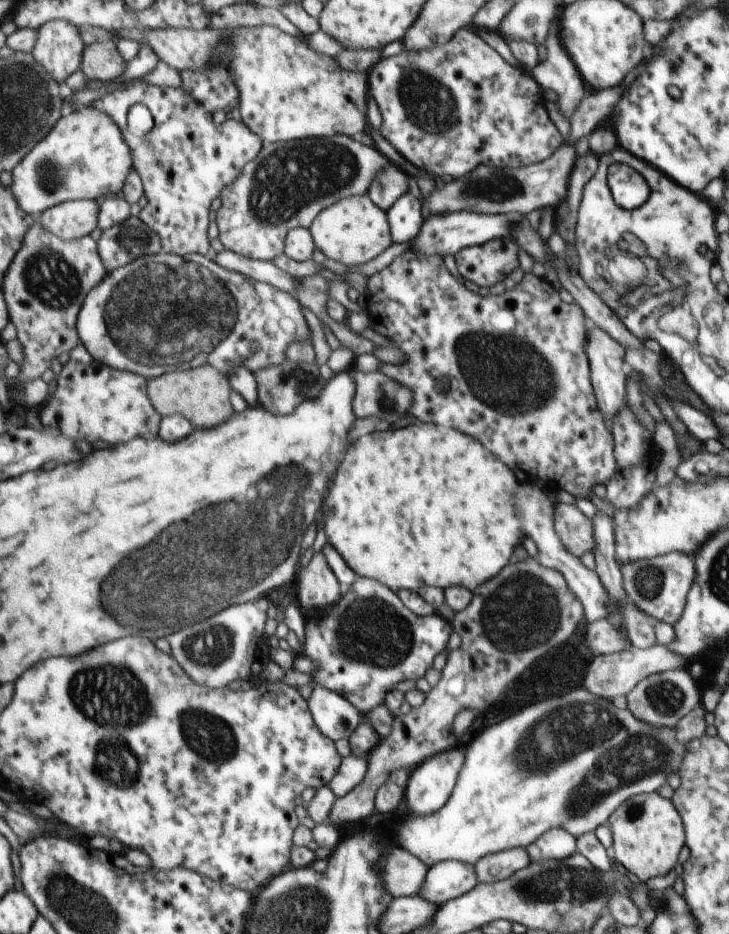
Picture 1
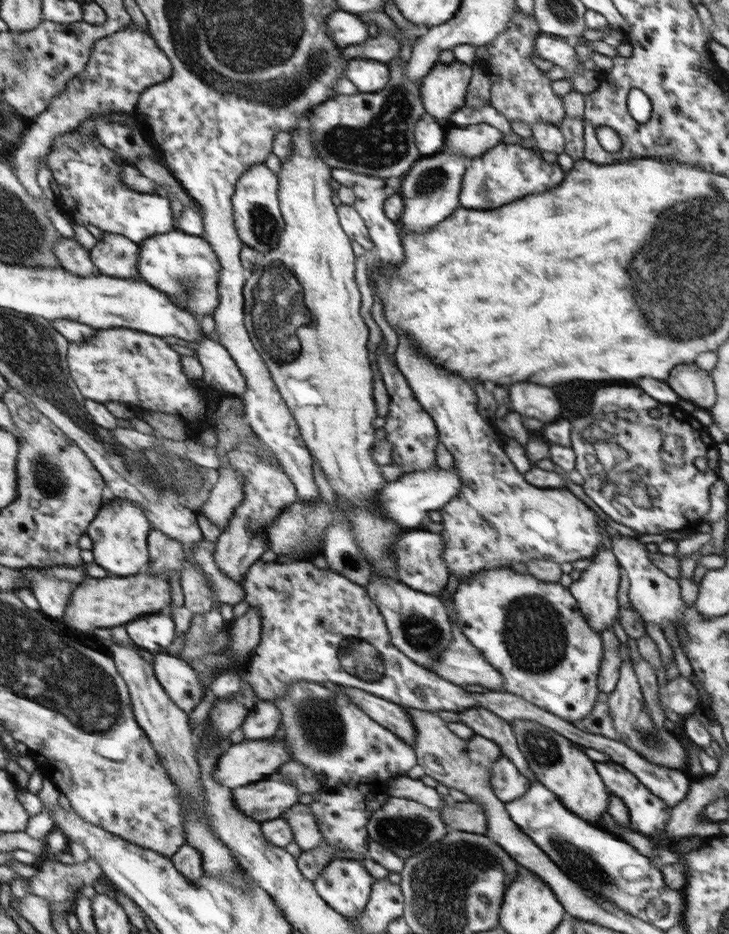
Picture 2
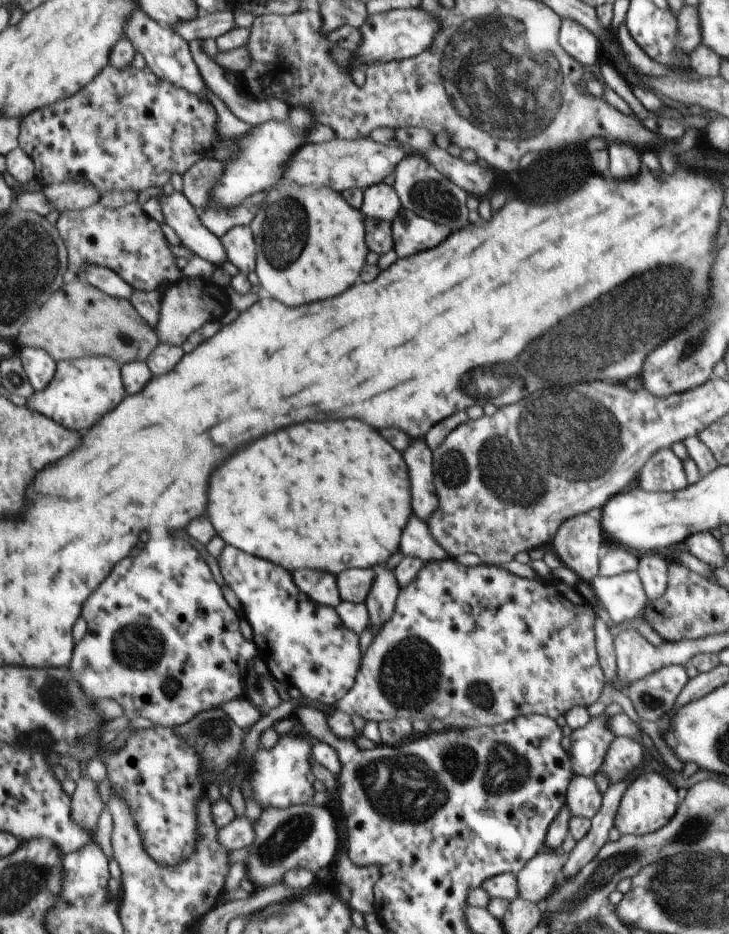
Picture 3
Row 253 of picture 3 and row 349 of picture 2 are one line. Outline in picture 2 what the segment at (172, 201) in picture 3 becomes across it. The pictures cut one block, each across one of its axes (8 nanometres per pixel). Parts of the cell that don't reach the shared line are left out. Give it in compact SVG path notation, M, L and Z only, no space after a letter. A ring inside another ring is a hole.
M205 337L195 352L204 366L206 384L218 384L235 395L244 395L248 391L248 378L221 341Z

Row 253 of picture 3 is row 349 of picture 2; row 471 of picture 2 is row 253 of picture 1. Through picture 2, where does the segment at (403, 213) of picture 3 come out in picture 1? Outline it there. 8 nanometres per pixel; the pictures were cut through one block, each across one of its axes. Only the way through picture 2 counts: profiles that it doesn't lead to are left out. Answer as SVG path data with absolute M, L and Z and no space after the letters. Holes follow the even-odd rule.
M496 238L496 240L487 241L480 246L469 246L462 252L455 254L454 258L458 272L463 279L472 280L478 286L494 286L502 282L516 266L518 266L518 246L514 244L512 238Z

